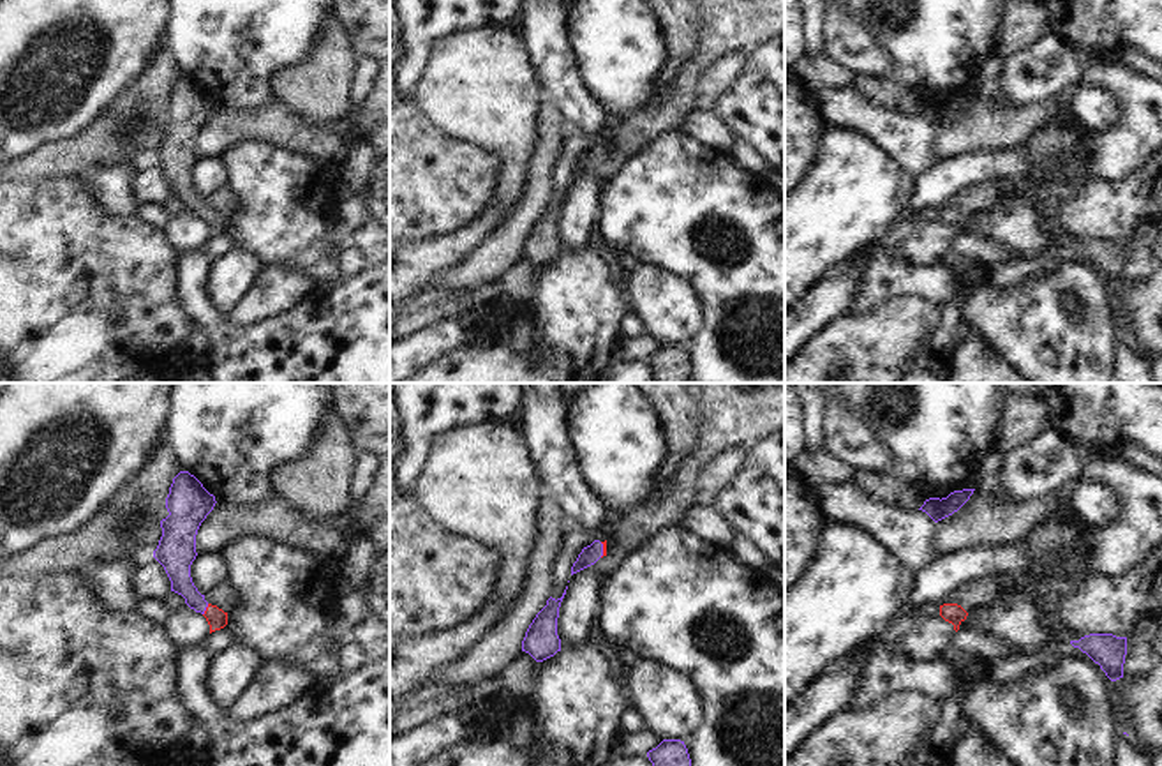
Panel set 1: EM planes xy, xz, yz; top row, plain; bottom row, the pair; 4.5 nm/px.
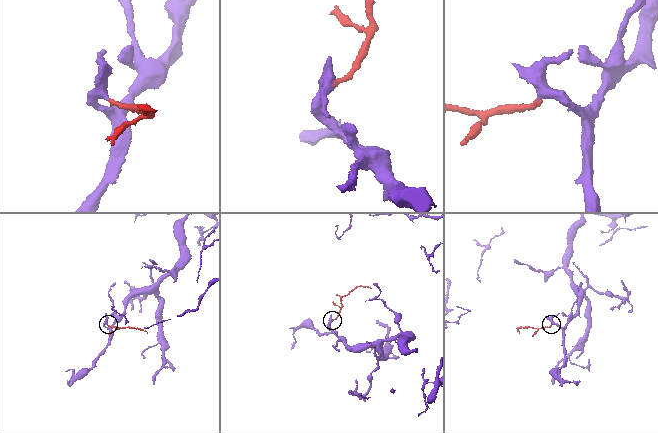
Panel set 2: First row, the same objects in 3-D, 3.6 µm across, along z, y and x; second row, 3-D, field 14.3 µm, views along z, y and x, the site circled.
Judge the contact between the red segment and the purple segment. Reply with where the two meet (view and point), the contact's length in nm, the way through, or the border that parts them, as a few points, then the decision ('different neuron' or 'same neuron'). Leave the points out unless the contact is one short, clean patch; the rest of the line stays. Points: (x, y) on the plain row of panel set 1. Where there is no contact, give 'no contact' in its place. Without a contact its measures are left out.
contact xy (207, 214); length 60 nm; way xy (217, 223), (207, 214), (182, 189), (177, 168); same neuron

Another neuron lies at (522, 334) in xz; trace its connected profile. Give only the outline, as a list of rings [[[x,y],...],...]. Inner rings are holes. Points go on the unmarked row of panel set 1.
[[[510,305],[508,309],[510,309],[510,319],[511,319],[511,339],[515,348],[524,353],[534,351],[538,346],[538,339],[534,335],[534,330],[529,319],[518,318],[513,305]]]

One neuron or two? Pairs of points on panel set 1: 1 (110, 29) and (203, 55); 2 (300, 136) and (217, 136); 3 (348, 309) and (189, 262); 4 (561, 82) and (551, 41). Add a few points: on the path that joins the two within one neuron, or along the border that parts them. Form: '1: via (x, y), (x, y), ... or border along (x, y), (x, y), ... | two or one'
1: border along (168, 18), (161, 39) | two
2: via (279, 129), (238, 129) | one
3: via (298, 336), (226, 336), (201, 311) | one
4: via (556, 71), (551, 52) | one

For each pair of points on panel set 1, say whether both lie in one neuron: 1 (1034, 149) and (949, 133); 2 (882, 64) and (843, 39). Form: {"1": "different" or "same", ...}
{"1": "different", "2": "same"}

